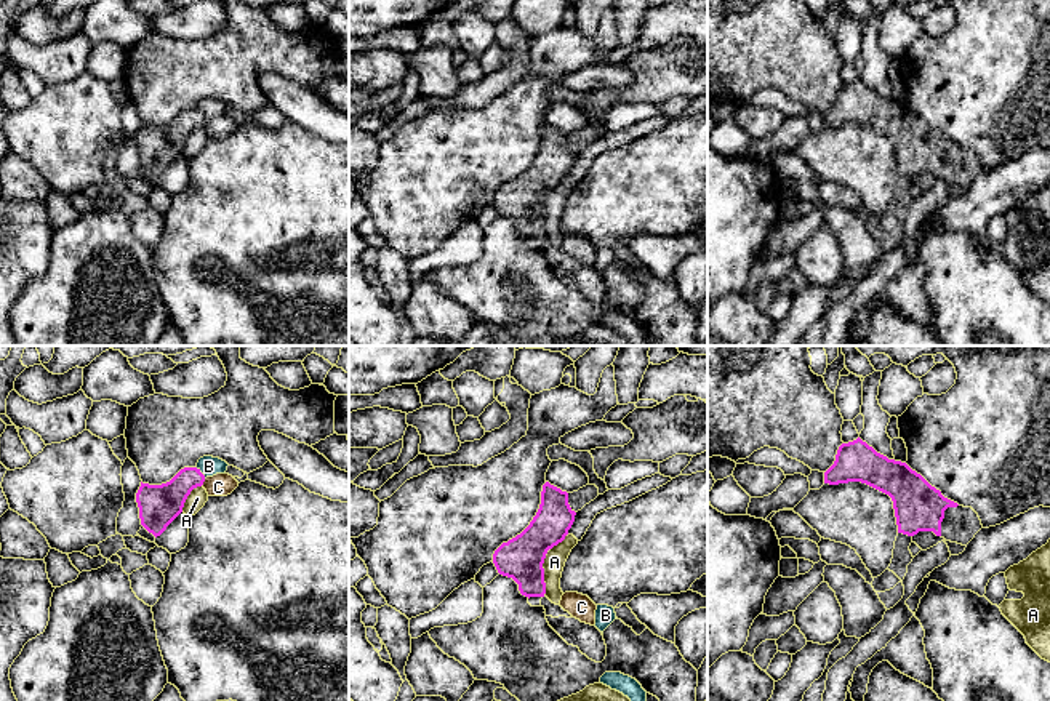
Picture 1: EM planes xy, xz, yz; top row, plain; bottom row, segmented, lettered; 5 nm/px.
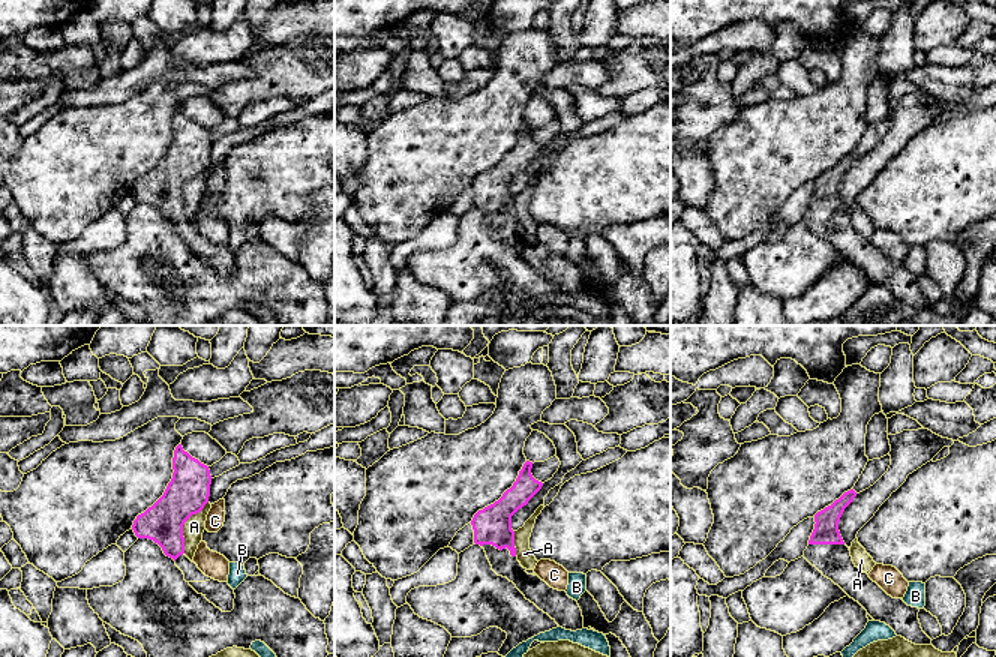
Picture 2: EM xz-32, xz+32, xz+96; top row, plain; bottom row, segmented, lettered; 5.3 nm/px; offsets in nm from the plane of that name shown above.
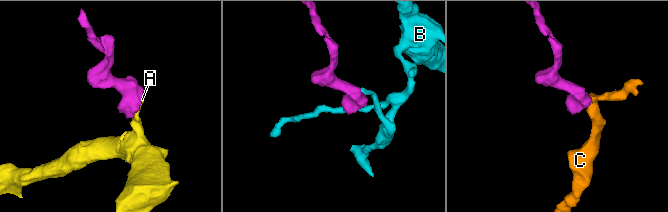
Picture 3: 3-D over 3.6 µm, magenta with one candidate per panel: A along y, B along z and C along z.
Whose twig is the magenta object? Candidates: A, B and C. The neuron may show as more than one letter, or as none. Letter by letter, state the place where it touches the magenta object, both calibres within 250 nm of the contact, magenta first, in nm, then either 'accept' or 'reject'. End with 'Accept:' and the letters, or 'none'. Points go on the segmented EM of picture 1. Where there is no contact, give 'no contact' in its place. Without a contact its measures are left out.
A: xz (543, 575) | 220/110 nm | reject
B: xy (200, 472) | 190/100 nm | reject
C: xy (204, 480) | 200/110 nm | reject
Accept: none

